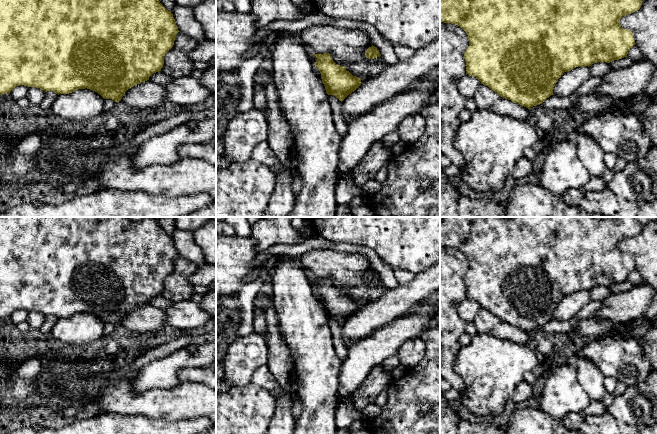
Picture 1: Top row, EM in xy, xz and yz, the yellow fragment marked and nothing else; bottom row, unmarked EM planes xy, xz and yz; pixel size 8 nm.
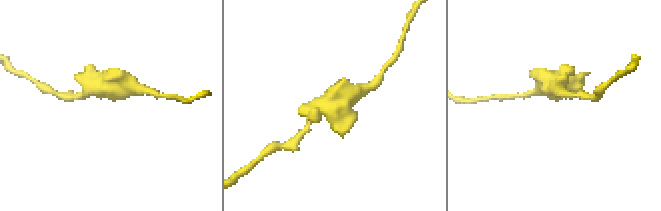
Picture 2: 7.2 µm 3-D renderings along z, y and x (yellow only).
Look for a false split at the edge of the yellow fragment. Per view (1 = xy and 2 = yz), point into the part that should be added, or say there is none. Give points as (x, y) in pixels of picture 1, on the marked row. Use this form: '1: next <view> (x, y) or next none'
1: next none
2: next none

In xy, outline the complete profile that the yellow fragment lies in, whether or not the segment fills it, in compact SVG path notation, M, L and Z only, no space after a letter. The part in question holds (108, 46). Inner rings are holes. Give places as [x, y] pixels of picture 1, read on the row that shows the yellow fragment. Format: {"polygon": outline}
{"polygon": "M0 0L0 95L10 93L19 85L53 91L58 95L87 88L104 99L119 102L129 88L161 71L164 56L173 47L178 32L173 14L159 0Z"}

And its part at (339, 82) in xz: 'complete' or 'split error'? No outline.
complete

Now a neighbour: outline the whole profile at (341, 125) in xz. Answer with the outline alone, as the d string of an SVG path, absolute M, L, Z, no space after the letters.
M328 95L328 100L332 109L332 117L335 129L341 137L345 137L349 130L349 125L347 120L345 120L341 115L342 101L333 95Z

